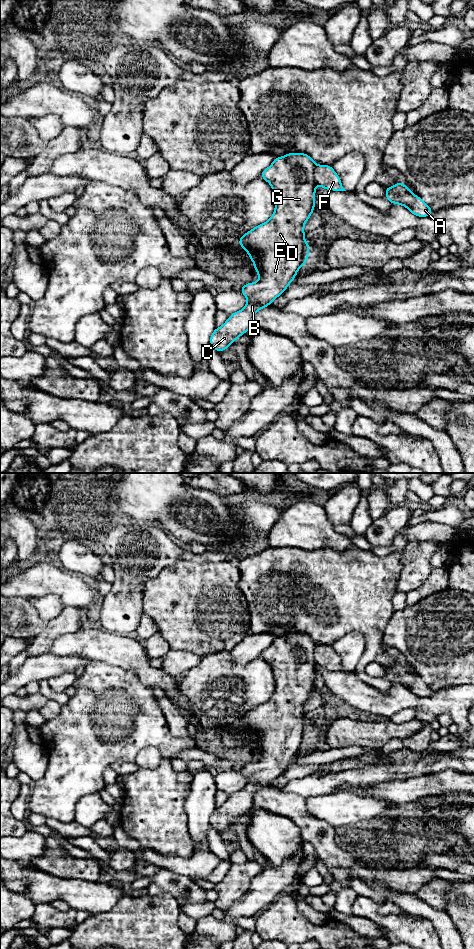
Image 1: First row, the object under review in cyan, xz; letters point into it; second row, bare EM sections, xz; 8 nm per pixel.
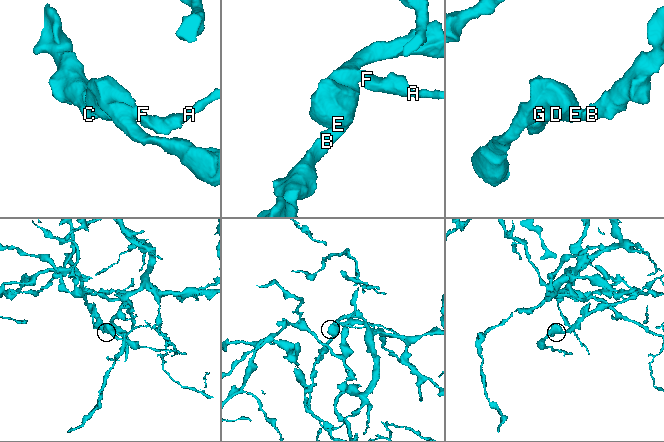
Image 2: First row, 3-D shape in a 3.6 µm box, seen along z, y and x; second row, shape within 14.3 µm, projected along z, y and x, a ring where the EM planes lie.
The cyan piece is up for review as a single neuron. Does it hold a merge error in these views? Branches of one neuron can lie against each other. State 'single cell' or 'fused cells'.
fused cells

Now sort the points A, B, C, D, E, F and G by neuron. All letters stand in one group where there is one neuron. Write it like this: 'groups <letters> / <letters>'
groups A F / B C D E G

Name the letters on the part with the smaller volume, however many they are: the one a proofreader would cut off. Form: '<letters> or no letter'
A, F

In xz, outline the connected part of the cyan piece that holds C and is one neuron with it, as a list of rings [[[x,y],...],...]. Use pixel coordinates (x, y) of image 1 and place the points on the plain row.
[[[288,633],[275,637],[272,644],[263,650],[260,657],[267,661],[273,671],[275,690],[270,699],[240,717],[238,725],[245,729],[254,743],[254,751],[259,755],[258,762],[240,766],[242,774],[247,778],[245,787],[231,795],[226,802],[215,808],[210,816],[210,826],[218,833],[229,828],[231,824],[248,810],[254,808],[255,793],[279,777],[295,759],[299,748],[308,741],[310,725],[305,721],[304,705],[315,688],[316,643],[306,633]]]

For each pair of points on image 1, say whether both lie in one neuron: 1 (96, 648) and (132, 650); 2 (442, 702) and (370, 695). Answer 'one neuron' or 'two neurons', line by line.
1: one neuron
2: one neuron

